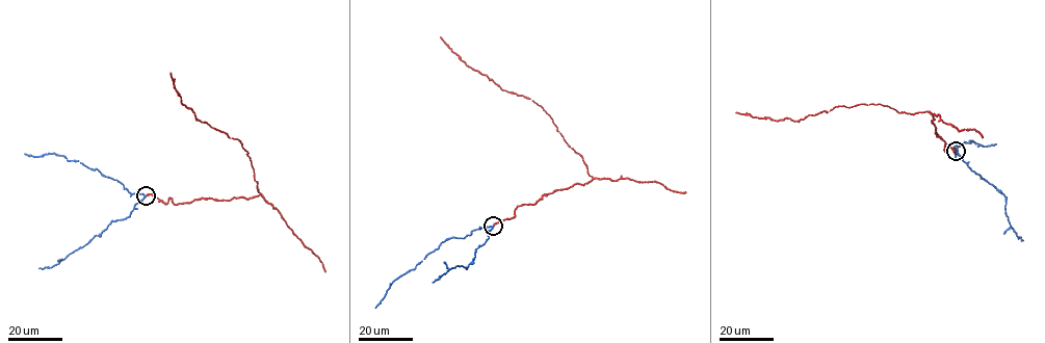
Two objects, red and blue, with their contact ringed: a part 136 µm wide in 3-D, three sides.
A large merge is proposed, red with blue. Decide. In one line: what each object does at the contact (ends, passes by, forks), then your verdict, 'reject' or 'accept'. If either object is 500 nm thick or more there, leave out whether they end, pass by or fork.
red ends there; blue passes by; accept

